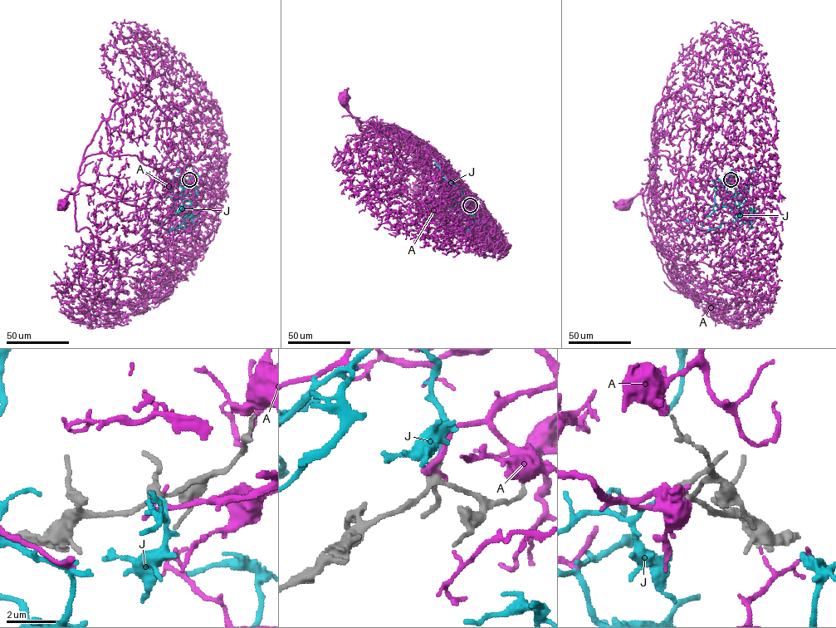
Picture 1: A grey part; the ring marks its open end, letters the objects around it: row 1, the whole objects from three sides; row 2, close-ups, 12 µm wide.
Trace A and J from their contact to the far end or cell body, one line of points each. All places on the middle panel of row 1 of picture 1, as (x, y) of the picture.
A: (470, 206), (476, 202), (474, 193), (460, 184), (434, 149), (401, 130), (359, 121), (342, 98)
J: (471, 205), (463, 188), (443, 175), (466, 199), (464, 206), (476, 213), (475, 222), (480, 223), (472, 233)

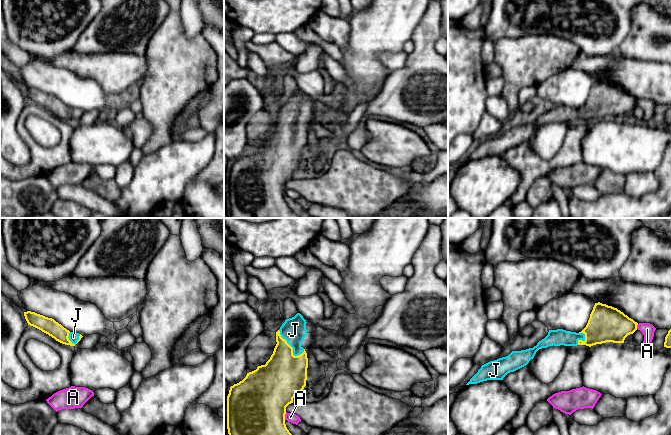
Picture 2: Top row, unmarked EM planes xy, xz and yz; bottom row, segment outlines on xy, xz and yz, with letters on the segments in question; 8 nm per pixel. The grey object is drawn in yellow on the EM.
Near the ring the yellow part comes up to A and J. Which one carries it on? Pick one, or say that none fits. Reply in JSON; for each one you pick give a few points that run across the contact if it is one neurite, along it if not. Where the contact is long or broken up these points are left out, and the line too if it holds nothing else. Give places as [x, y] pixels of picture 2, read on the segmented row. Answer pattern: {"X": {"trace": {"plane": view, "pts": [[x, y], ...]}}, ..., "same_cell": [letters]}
{"J": {"trace": {"plane": "xz", "pts": [[284, 375], [292, 348], [293, 330]]}}, "same_cell": ["J"]}

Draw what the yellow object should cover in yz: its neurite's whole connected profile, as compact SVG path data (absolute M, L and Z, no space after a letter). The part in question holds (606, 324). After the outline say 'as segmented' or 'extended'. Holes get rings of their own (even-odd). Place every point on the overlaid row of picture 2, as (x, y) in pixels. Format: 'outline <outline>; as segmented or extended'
outline M595 303L586 327L579 333L563 329L549 330L548 335L536 346L521 351L512 351L508 356L490 361L481 366L466 384L477 384L487 380L503 380L510 372L526 366L539 349L549 346L593 346L606 342L624 343L625 338L637 330L638 323L623 312Z; extended

